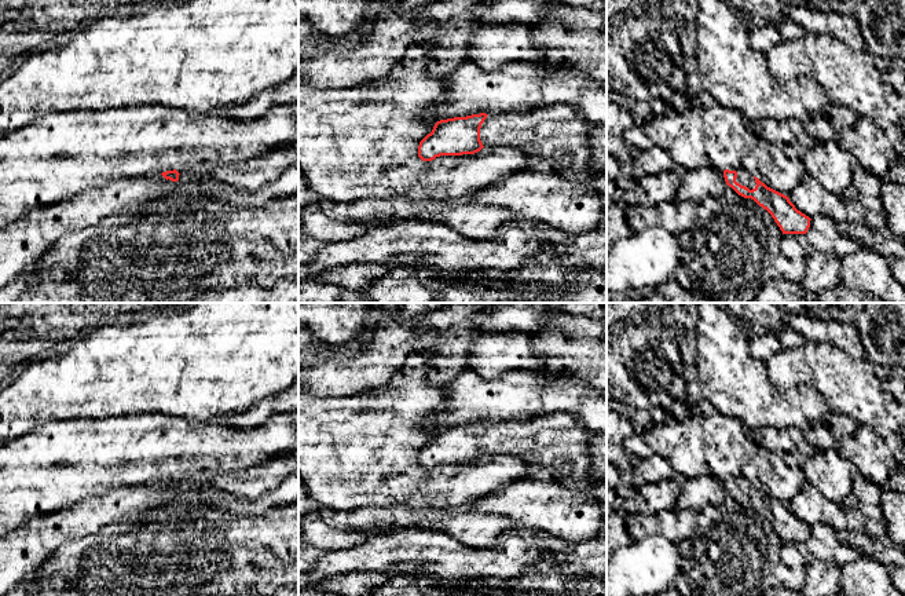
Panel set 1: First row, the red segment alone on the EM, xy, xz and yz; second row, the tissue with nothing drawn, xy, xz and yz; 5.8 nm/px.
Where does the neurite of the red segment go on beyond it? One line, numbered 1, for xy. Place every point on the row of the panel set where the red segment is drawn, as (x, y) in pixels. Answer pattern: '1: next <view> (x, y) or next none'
1: next none

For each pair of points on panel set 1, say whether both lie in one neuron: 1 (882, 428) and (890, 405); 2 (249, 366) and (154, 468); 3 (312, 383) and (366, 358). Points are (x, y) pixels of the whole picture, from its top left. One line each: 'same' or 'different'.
1: same
2: different
3: same

